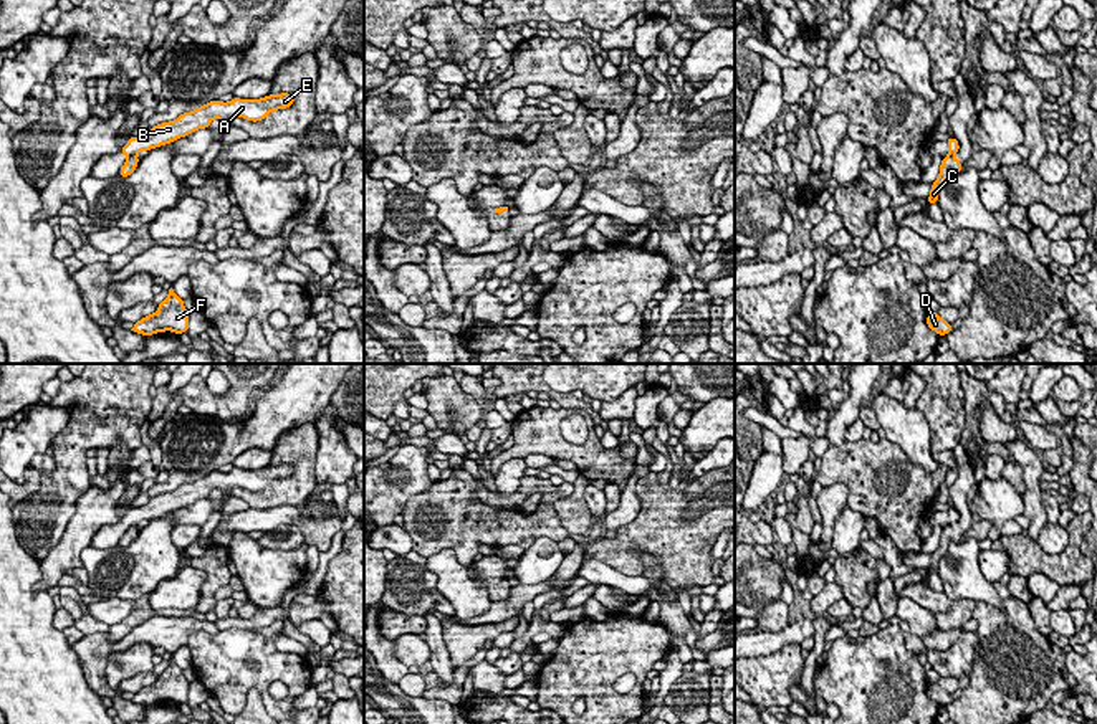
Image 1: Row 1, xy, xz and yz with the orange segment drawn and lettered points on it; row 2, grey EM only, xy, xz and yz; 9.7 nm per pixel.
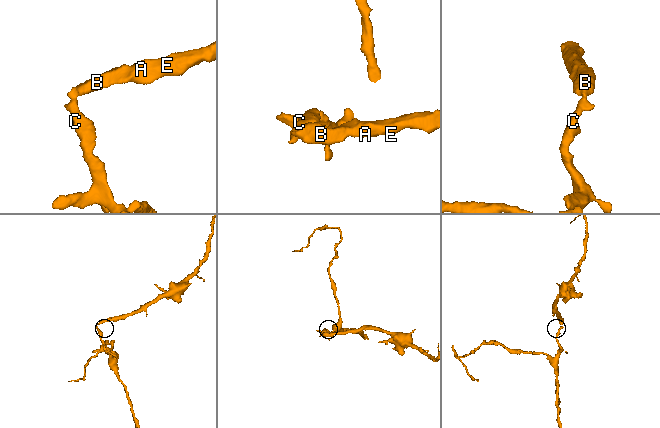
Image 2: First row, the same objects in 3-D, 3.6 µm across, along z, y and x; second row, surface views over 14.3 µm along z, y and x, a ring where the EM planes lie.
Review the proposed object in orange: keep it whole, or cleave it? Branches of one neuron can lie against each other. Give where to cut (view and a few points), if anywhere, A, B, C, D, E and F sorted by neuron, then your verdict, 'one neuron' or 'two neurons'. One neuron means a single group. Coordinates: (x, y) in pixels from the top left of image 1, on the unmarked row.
cut xy (136, 524), (128, 528); groups A B E / C D F; two neurons

